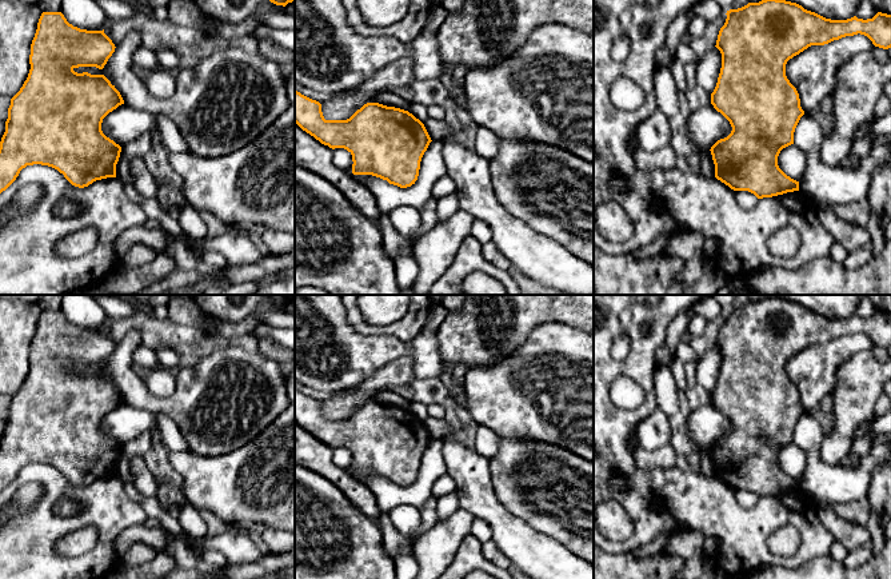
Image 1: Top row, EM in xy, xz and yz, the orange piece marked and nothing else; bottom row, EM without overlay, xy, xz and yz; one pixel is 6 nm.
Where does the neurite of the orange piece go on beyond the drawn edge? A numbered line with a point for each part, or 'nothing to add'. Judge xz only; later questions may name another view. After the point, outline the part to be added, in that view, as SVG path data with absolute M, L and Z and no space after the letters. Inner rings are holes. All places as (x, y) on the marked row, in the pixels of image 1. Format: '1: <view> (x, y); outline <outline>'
nothing to add

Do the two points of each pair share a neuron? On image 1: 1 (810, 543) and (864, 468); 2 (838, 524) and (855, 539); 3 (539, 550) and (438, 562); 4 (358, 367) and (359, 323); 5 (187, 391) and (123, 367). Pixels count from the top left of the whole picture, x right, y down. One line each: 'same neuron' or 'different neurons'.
1: different neurons
2: same neuron
3: different neurons
4: different neurons
5: same neuron

